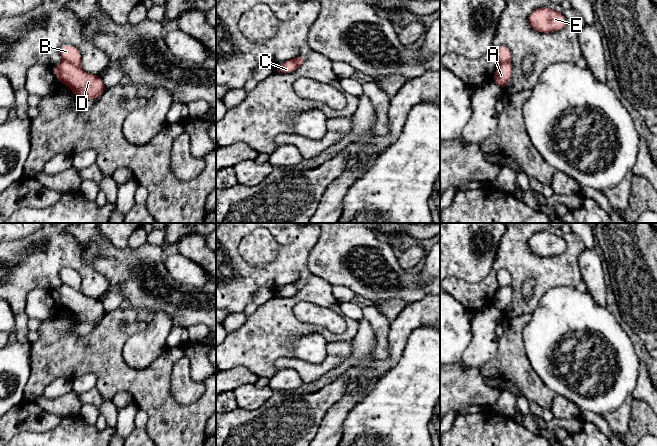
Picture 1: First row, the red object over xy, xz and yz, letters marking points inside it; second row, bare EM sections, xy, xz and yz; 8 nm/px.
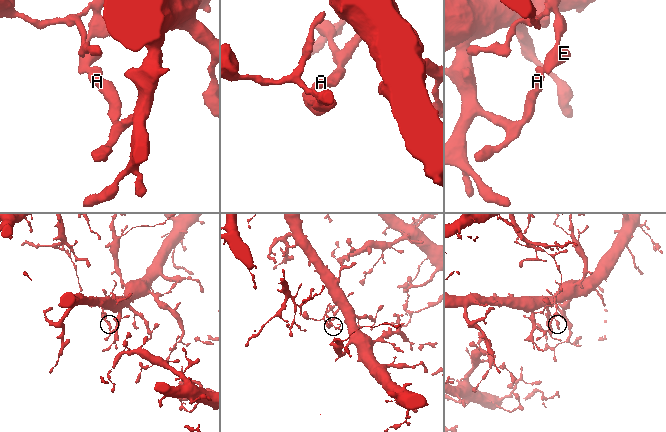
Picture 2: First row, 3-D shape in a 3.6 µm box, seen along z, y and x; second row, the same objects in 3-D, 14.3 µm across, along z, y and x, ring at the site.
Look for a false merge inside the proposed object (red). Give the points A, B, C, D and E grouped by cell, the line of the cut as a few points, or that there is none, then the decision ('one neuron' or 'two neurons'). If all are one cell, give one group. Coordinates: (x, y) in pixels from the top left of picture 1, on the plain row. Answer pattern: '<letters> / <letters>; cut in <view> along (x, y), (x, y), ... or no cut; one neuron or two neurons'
A C D / B E; cut in xy along (63, 283), (78, 290); two neurons

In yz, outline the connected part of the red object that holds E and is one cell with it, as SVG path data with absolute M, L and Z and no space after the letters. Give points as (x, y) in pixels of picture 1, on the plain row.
M542 231L535 233L529 239L529 248L535 255L551 257L564 253L566 250L566 242L562 237L554 233Z

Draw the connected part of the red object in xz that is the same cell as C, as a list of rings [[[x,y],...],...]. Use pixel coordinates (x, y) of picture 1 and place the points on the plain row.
[[[289,283],[286,286],[275,292],[276,296],[288,298],[295,295],[298,292],[295,283]]]

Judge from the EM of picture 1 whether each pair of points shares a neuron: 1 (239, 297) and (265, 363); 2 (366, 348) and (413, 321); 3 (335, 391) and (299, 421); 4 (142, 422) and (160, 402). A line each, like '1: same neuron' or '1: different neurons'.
1: same neuron
2: different neurons
3: same neuron
4: different neurons

